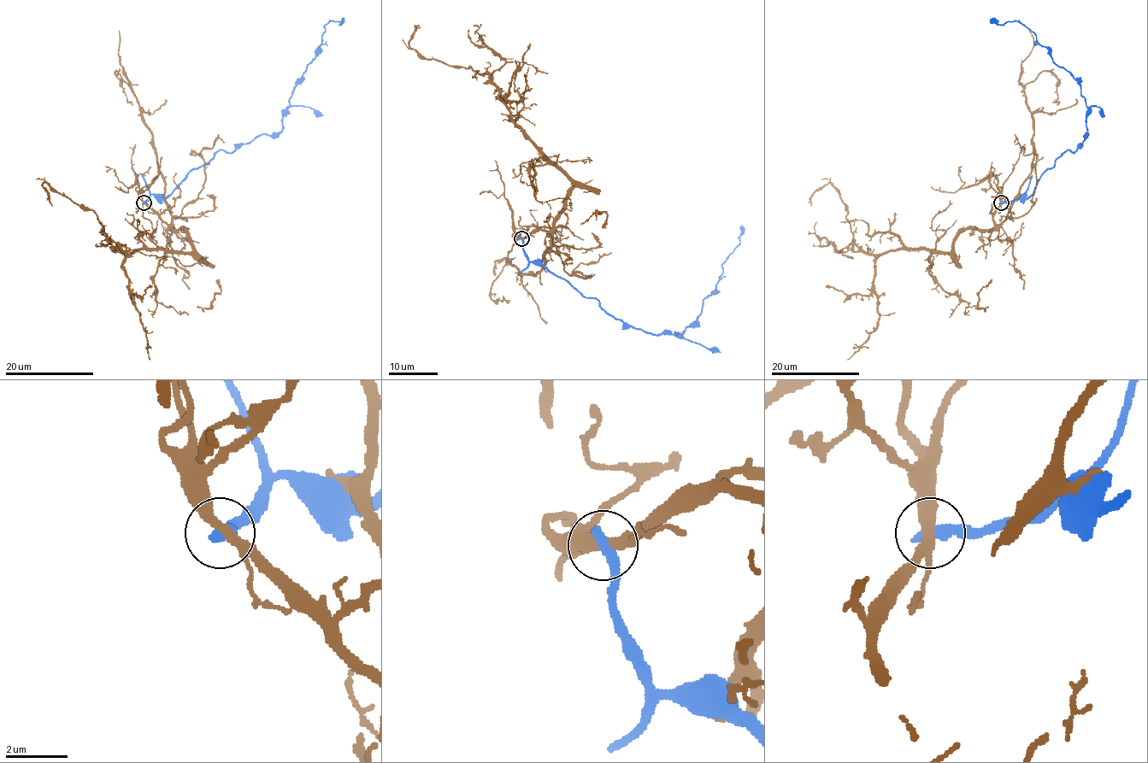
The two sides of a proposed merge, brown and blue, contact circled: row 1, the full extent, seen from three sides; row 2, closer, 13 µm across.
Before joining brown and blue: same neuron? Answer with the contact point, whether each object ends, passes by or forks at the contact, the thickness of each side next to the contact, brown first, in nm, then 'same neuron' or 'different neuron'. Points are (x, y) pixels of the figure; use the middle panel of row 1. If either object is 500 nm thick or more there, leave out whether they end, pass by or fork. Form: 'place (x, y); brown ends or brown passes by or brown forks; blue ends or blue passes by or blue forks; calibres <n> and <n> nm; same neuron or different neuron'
place (521, 238); brown passes by; blue ends; calibres 360 and 340 nm; different neuron

